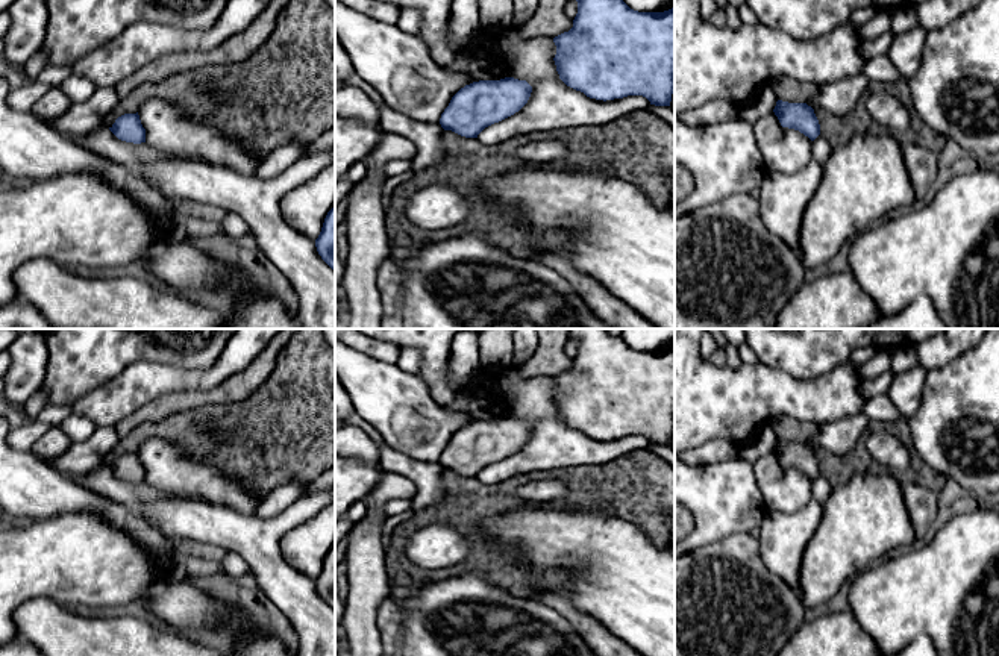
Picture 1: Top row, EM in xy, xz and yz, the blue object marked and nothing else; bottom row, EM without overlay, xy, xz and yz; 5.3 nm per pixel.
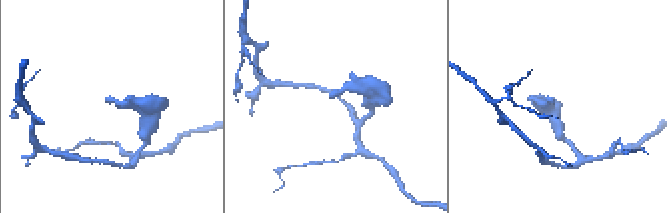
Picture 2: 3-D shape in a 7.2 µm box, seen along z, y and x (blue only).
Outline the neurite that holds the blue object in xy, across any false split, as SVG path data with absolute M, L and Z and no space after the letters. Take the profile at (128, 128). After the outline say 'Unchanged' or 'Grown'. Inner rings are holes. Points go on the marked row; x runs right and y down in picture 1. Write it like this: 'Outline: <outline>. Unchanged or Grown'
Outline: M138 112L118 117L109 130L121 141L133 144L146 142L146 129Z. Unchanged

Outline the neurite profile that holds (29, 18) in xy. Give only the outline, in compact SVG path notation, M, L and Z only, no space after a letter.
M15 0L6 12L11 17L11 27L2 38L5 58L9 62L27 62L42 45L49 11L45 0Z

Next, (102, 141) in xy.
M100 126L89 133L74 135L70 138L96 155L121 164L130 170L144 159L164 161L165 158L173 156L185 158L188 161L202 161L189 155L170 155L149 145L147 142L133 144L121 141L105 126Z

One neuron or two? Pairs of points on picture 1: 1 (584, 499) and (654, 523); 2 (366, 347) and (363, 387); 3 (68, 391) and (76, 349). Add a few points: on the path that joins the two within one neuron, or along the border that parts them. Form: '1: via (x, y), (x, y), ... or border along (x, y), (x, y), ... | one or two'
1: via (601, 499), (629, 499), (637, 506) | one
2: border along (350, 346), (376, 359), (394, 364) | two
3: via (68, 381), (76, 359) | one

